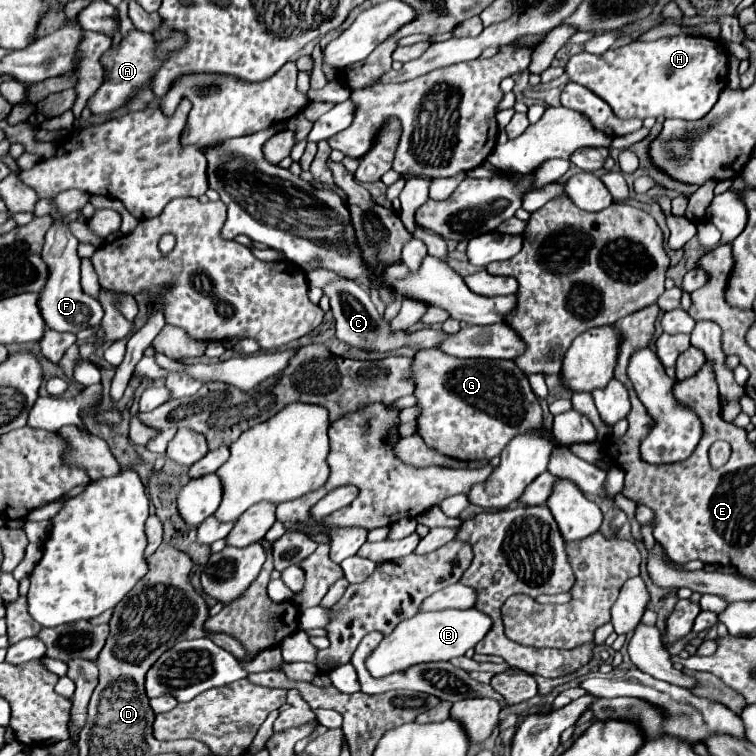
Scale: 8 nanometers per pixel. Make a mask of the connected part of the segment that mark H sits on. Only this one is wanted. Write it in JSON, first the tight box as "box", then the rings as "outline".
{"box":[565,36,729,120],"outline":[[[673,36],[653,42],[631,40],[601,56],[579,52],[569,58],[565,72],[571,82],[577,82],[603,98],[623,120],[645,120],[649,116],[699,120],[715,106],[719,92],[727,86],[727,62],[729,54],[719,40]]]}

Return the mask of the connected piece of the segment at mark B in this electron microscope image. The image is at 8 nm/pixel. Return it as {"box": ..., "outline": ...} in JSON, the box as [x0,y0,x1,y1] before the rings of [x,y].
{"box":[365,608,491,678],"outline":[[[475,608],[419,612],[413,618],[399,622],[397,628],[389,636],[385,636],[381,644],[369,654],[365,666],[373,678],[383,678],[393,672],[407,670],[407,666],[451,660],[473,648],[489,632],[489,628],[491,628],[491,620]]]}

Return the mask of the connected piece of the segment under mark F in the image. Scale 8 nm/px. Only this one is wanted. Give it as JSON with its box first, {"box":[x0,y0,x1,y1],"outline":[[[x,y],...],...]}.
{"box":[39,224,103,332],"outline":[[[53,224],[45,236],[45,246],[41,252],[43,262],[49,266],[49,278],[45,290],[39,294],[39,310],[45,324],[57,332],[73,332],[87,326],[99,326],[103,308],[97,298],[89,296],[81,288],[80,266],[81,260],[77,256],[77,238],[69,232],[67,224]]]}

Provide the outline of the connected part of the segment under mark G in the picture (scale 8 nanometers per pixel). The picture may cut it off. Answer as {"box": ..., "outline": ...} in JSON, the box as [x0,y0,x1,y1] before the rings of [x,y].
{"box":[413,350,543,462],"outline":[[[419,350],[413,358],[413,384],[415,384],[415,392],[413,396],[417,398],[417,408],[421,410],[419,416],[417,416],[417,432],[421,434],[421,438],[425,438],[425,444],[431,448],[431,450],[437,450],[439,454],[445,454],[449,458],[455,458],[455,460],[465,460],[465,462],[471,462],[471,460],[491,460],[495,456],[499,456],[503,452],[503,448],[509,444],[509,438],[529,430],[529,428],[541,428],[543,426],[543,416],[541,416],[541,406],[539,406],[539,400],[537,396],[533,394],[531,386],[529,386],[529,380],[527,380],[527,374],[521,372],[521,368],[515,364],[515,362],[509,362],[509,360],[475,360],[475,358],[453,358],[441,350]]]}

